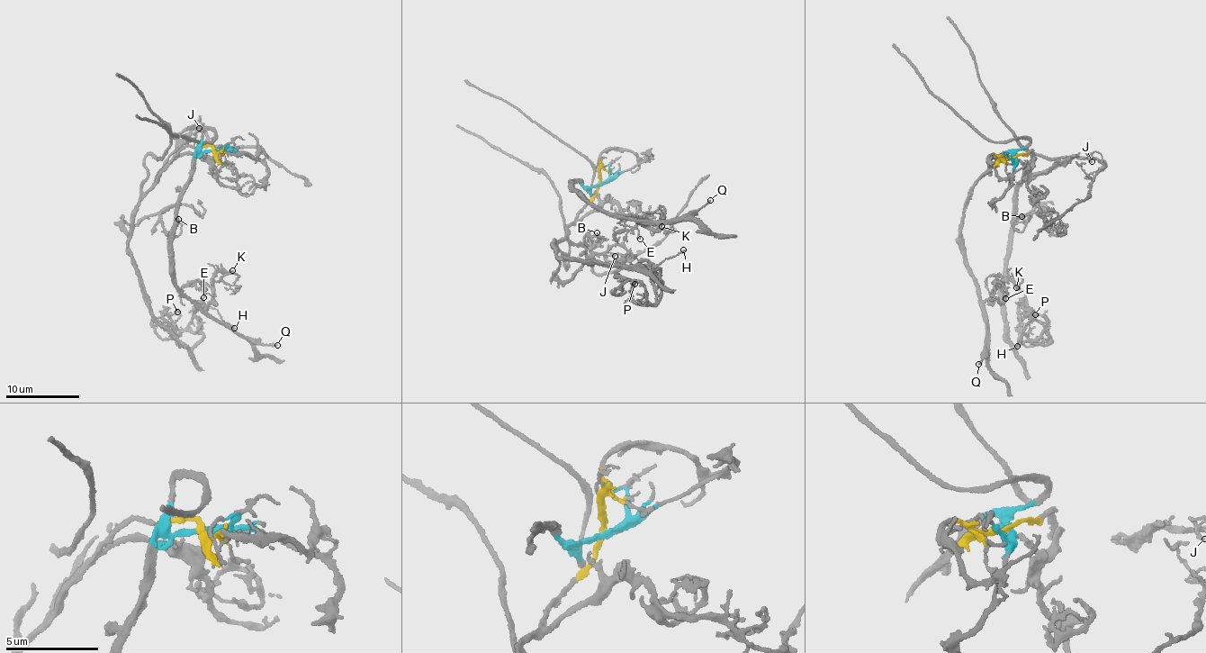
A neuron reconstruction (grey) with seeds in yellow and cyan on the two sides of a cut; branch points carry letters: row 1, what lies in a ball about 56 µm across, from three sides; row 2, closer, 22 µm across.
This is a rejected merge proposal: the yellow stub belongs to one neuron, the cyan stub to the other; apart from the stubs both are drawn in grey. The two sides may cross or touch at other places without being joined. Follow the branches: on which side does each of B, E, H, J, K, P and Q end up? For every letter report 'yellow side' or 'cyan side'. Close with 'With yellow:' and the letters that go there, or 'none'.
B: yellow side
E: cyan side
H: yellow side
J: yellow side
K: cyan side
P: yellow side
Q: cyan side
With yellow: B, H, J, P

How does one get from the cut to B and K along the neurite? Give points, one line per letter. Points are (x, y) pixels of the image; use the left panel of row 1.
B: (212, 149), (175, 156), (128, 240), (122, 224), (156, 213), (180, 235), (179, 219)
K: (212, 151), (195, 154), (179, 204), (172, 242), (175, 287), (202, 310), (211, 298), (215, 277), (233, 270)

